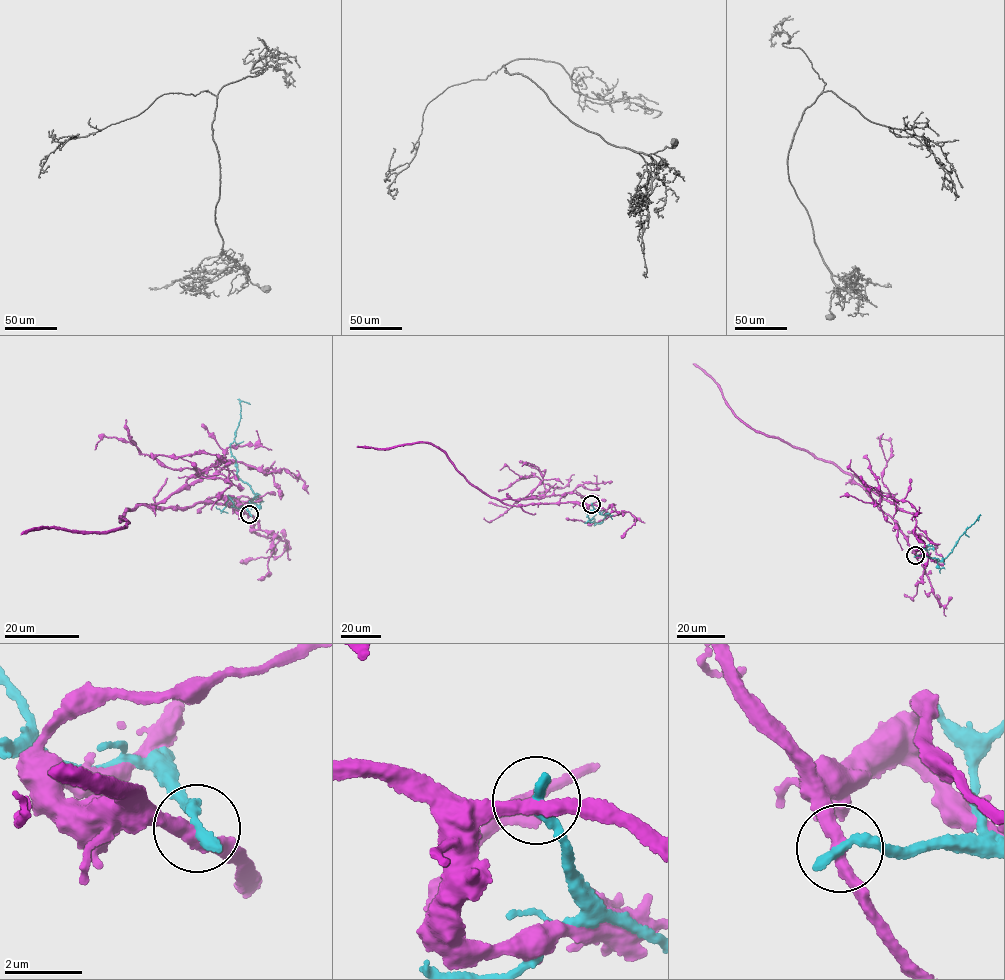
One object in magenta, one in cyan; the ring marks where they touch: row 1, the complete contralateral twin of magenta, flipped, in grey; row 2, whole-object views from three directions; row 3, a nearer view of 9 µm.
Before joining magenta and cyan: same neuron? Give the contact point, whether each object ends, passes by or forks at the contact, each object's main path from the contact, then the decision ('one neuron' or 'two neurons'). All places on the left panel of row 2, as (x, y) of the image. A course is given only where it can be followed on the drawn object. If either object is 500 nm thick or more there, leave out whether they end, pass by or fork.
at (249, 514); magenta passes by; cyan ends there; magenta runs (249, 514), (212, 502), (175, 509), (137, 505), (120, 517), (128, 523), (99, 534), (52, 528), (21, 534); cyan runs (249, 514), (246, 509), (248, 503), (256, 498), (237, 473), (230, 446), (239, 421), (240, 403), (250, 404); two neurons

